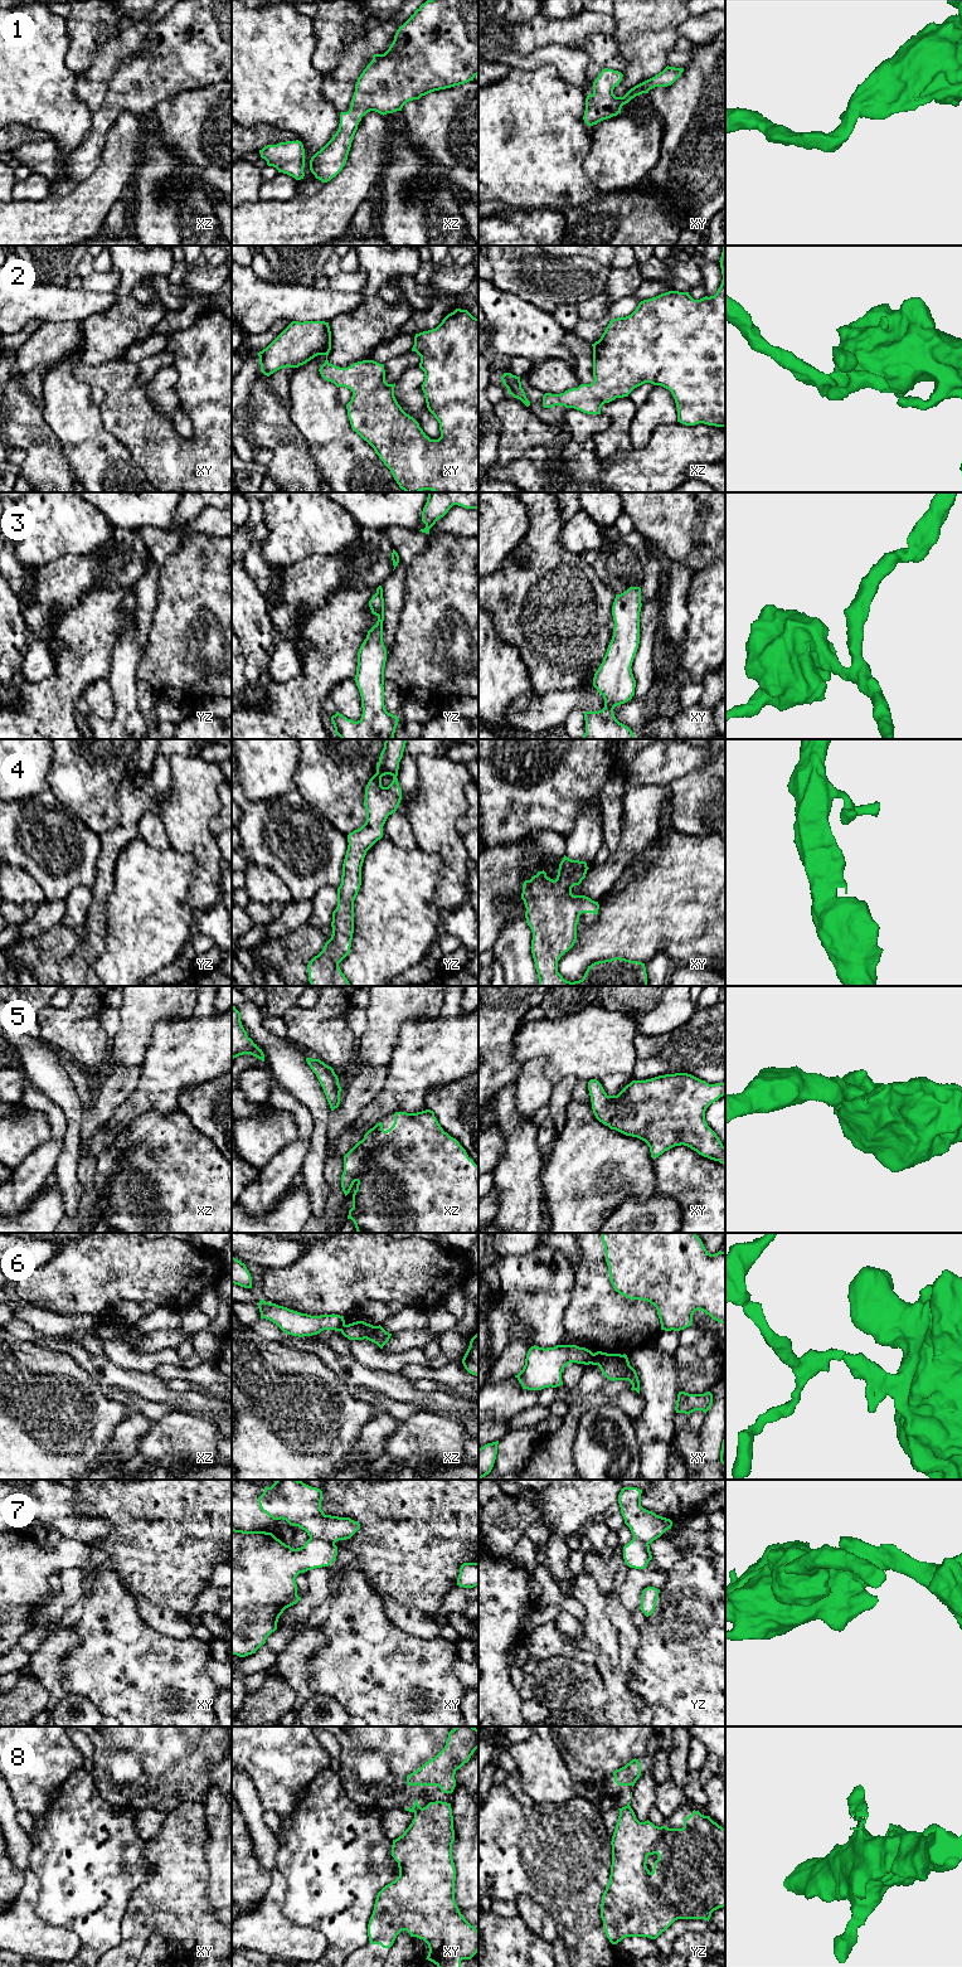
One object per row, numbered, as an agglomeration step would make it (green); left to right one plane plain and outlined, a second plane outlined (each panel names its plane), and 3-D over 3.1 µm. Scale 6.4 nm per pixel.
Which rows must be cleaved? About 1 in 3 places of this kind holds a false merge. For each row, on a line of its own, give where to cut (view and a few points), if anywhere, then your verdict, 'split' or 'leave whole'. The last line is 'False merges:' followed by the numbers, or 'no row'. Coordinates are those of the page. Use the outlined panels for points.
1: cut none; leave whole
2: cut none; leave whole
3: cut none; leave whole
4: cut none; leave whole
5: cut none; leave whole
6: cut xy (593, 1354), (588, 1363); split
7: cut xy (310, 1538), (334, 1544); split
8: cut yz (628, 1805), (620, 1811); split
False merges: 6, 7, 8

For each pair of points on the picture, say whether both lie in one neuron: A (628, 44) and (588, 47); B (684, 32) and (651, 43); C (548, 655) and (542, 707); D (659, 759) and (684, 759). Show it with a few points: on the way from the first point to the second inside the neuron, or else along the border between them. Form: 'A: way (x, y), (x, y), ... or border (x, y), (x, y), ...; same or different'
A: border (621, 54), (628, 63); different
B: border (690, 14), (678, 27), (679, 37); different
C: border (572, 689), (552, 690), (543, 695), (533, 691); different
D: way (665, 759), (678, 759); same

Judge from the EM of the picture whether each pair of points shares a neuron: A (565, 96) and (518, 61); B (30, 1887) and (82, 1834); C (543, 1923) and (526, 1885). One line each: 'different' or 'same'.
A: different
B: different
C: different

